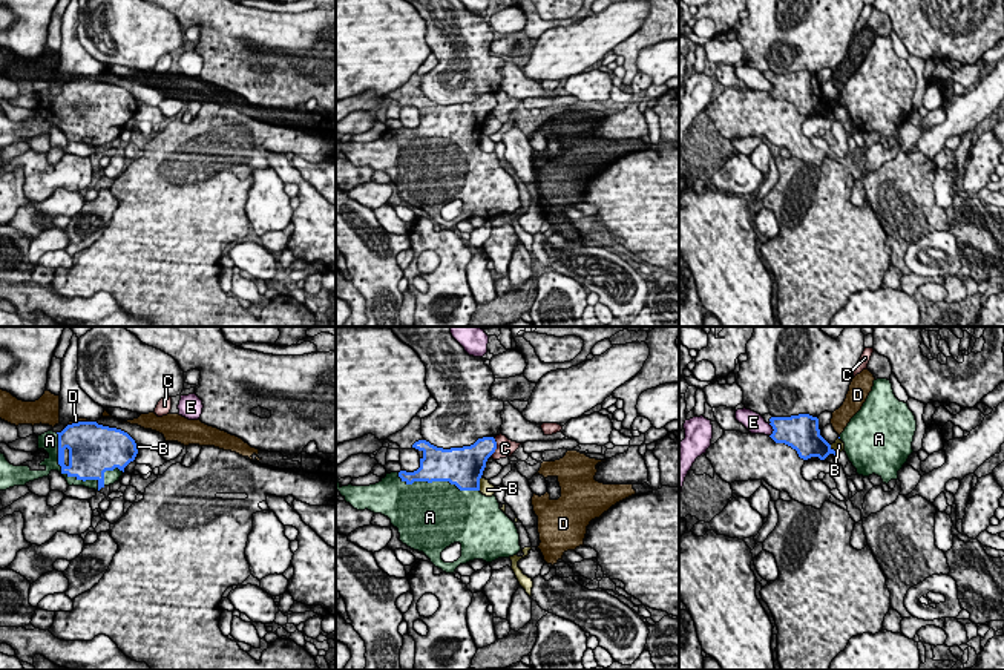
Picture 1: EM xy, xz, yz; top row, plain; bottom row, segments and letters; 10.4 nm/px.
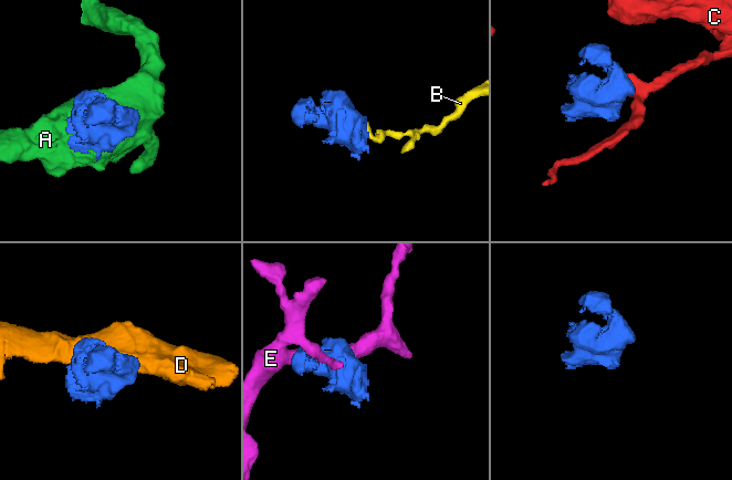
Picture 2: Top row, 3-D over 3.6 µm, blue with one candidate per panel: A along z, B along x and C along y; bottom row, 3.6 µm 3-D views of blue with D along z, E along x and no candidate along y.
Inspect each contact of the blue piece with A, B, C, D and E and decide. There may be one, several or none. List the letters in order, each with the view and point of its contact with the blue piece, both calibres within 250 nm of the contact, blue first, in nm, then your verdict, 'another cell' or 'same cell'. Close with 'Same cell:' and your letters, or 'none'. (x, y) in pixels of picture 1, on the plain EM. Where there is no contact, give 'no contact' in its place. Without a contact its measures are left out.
A: xy (65, 129) | 360/140 nm | same cell
B: xz (479, 140) | 420/140 nm | another cell
C: xz (495, 103) | 260/190 nm | another cell
D: xy (78, 78) | 440/50 nm | another cell
E: yz (773, 85) | 340/200 nm | another cell
Same cell: A

